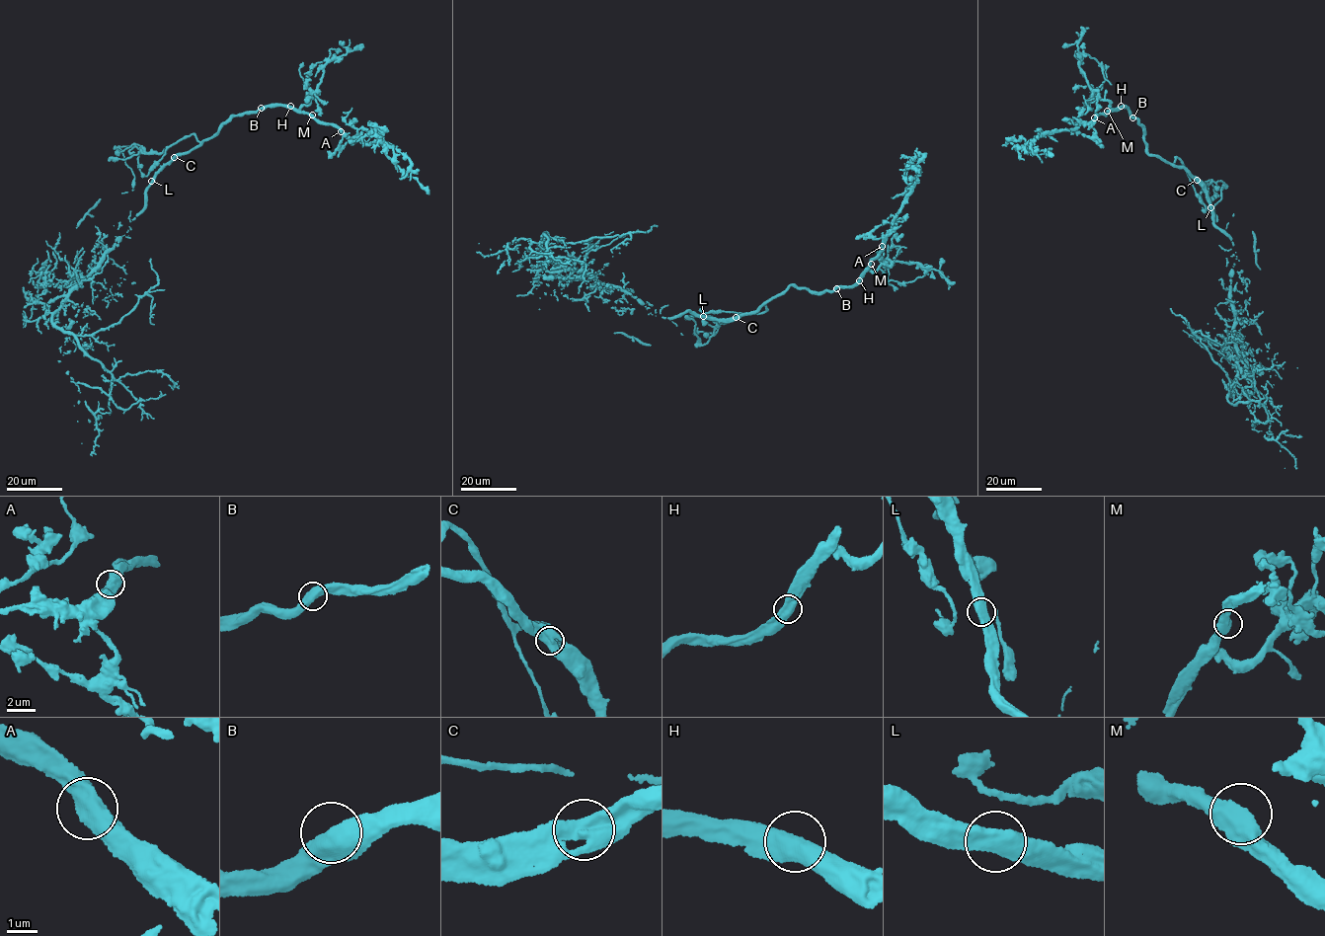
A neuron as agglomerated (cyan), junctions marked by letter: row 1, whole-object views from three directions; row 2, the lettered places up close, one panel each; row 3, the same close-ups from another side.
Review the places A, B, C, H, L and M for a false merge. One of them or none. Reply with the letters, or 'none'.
none

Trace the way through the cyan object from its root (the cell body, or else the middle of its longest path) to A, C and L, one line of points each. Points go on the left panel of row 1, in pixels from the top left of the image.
A: (162, 167), (175, 155), (193, 149), (216, 135), (230, 117), (269, 106), (289, 105), (341, 131)
C: (162, 167), (174, 157)
L: (162, 167), (151, 181)

